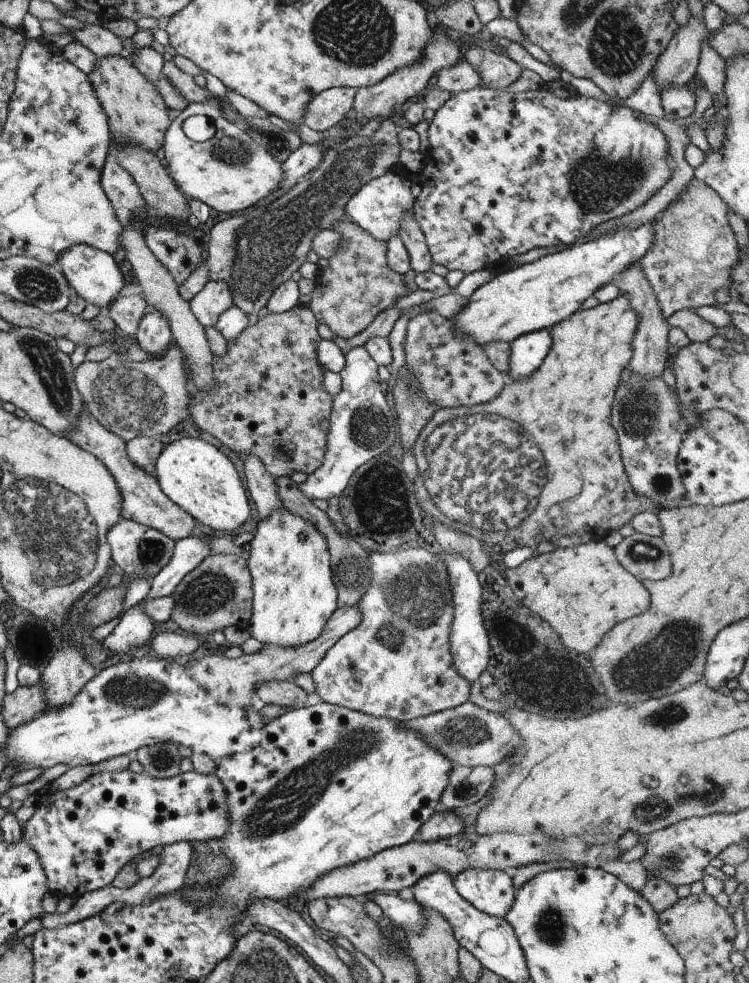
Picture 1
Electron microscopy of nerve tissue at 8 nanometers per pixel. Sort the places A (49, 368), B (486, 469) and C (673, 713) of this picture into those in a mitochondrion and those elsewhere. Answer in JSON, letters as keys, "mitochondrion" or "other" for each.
{"A":"mitochondrion","B":"mitochondrion","C":"mitochondrion"}

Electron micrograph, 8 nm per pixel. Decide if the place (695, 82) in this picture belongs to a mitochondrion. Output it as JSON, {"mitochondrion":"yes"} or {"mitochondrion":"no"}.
{"mitochondrion":"no"}

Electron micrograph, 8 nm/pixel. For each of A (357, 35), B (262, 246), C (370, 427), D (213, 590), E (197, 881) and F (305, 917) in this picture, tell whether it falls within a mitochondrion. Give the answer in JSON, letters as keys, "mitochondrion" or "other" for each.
{"A":"mitochondrion","B":"mitochondrion","C":"mitochondrion","D":"mitochondrion","E":"other","F":"other"}

